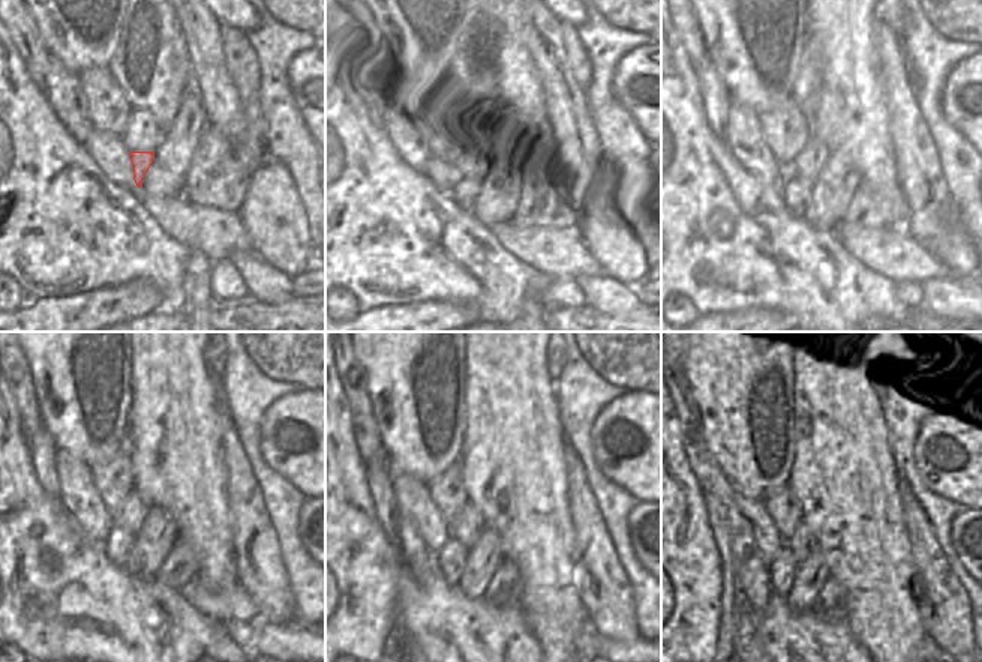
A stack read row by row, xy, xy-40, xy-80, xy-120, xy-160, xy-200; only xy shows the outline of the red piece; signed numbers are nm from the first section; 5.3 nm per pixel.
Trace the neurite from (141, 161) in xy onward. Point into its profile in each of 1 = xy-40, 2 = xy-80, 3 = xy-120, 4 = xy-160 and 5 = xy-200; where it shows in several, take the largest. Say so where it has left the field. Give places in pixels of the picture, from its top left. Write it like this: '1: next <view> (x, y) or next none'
1: next xy-40 (465, 188)
2: next xy-80 (798, 194)
3: next xy-120 (120, 542)
4: next xy-160 (453, 554)
5: next xy-200 (783, 569)

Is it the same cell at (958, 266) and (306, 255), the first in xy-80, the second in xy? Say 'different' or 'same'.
same

